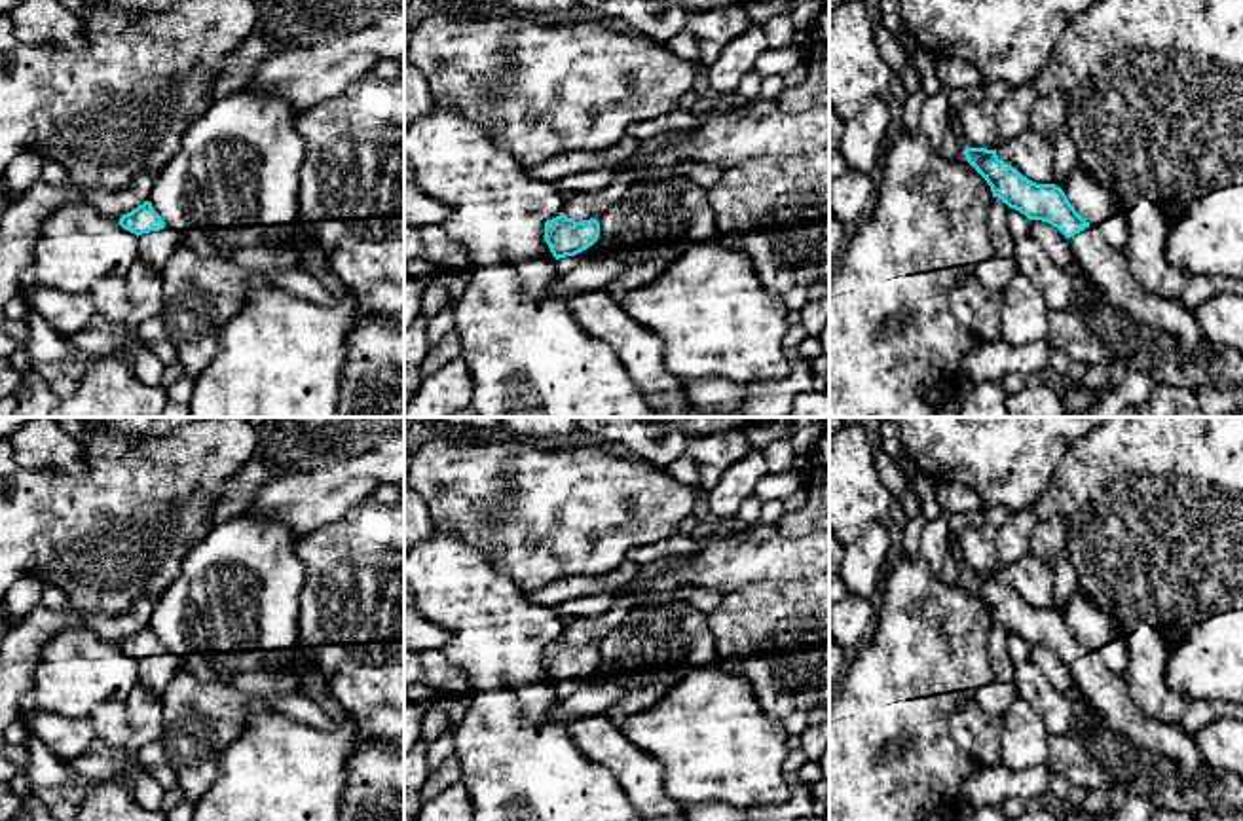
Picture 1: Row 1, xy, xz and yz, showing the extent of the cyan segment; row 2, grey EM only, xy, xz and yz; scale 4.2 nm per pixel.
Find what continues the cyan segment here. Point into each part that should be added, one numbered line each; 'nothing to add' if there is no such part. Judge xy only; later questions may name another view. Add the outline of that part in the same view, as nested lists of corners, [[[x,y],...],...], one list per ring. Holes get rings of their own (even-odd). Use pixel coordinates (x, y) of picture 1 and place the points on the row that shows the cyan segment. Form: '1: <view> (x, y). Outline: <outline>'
1: xy (156, 247). Outline: [[[163,228],[159,231],[142,233],[139,235],[137,258],[161,275],[173,252],[182,245],[184,233],[176,229]]]

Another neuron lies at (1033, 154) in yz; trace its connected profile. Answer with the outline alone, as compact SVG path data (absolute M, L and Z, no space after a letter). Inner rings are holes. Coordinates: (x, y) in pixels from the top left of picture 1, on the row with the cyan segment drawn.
M1030 127L998 144L996 155L1036 184L1055 182L1055 146Z

